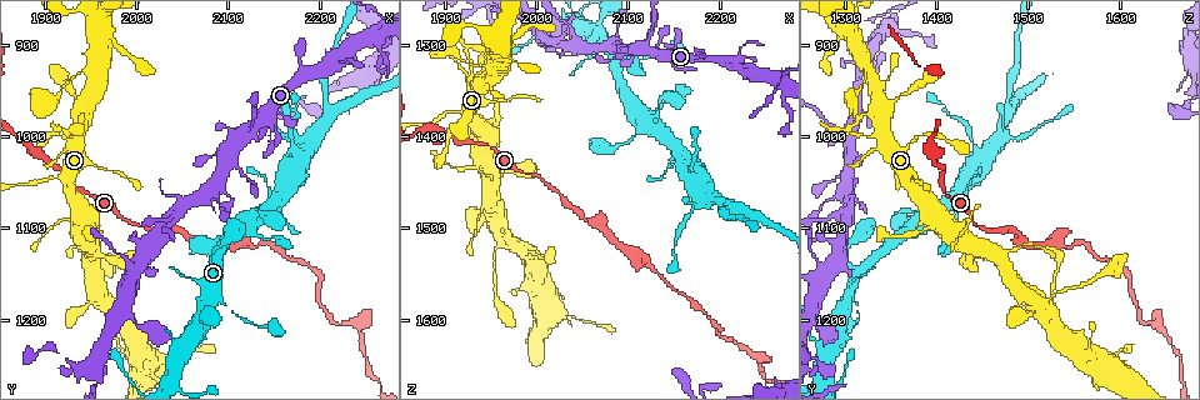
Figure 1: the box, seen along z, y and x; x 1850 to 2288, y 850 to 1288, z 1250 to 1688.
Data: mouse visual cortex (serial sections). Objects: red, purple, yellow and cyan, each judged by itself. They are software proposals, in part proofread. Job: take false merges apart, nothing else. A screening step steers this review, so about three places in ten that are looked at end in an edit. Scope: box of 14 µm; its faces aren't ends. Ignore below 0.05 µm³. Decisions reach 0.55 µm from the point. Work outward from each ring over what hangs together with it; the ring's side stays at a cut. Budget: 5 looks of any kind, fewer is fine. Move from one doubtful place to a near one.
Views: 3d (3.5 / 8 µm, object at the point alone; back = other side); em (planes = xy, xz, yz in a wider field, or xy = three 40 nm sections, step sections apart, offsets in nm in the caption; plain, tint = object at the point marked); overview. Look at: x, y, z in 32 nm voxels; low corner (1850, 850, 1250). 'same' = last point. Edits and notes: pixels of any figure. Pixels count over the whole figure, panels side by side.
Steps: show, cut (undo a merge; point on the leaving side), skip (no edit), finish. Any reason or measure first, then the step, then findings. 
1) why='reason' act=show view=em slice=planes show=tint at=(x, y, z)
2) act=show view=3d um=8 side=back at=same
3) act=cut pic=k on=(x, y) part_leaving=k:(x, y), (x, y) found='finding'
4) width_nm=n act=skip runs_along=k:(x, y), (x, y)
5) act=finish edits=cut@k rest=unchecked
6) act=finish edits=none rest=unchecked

why='a narrow waist' act=show view=3d um=3.5 at=(2100, 1190, 1315)

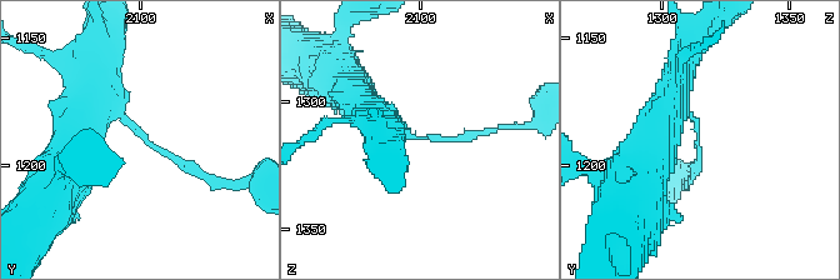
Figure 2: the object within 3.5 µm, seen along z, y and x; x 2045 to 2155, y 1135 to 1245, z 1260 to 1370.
arm_widths_nm=150,350 act=show view=em slice=xy step=3 show=tint at=(2100, 1186, 1314)

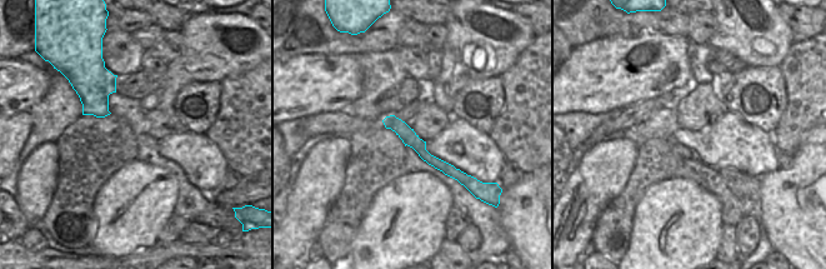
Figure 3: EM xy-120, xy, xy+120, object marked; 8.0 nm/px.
act=skip runs_along=3:(386, 121), (462, 177) found='all the same cell'

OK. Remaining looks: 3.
why='thick turns thin' act=show view=3d um=3.5 at=(1960, 1180, 1515)

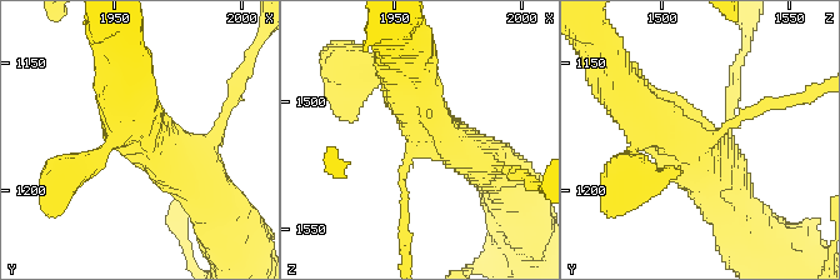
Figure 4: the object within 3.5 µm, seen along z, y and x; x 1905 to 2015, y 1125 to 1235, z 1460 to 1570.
arms=3 arm_widths_nm=100,500,500 why='now the EM' act=show view=em slice=xy step=3 show=plain at=(1958, 1181, 1518)

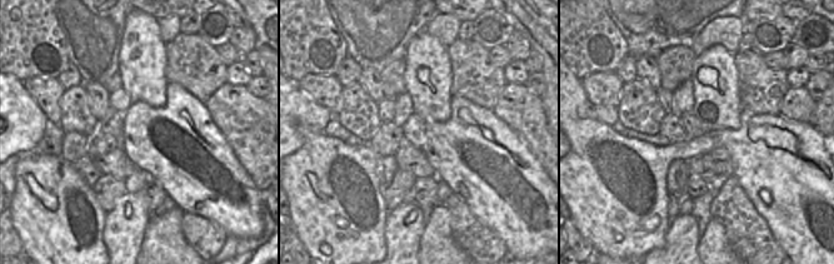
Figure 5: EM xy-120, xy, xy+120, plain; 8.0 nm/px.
act=show view=em slice=xy step=3 show=tint at=same

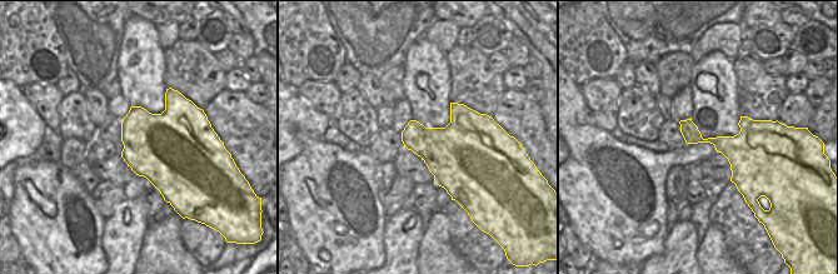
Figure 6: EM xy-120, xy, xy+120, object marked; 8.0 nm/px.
act=skip found='one cell here'

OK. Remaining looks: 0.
act=finish edits=none rest=unchecked

